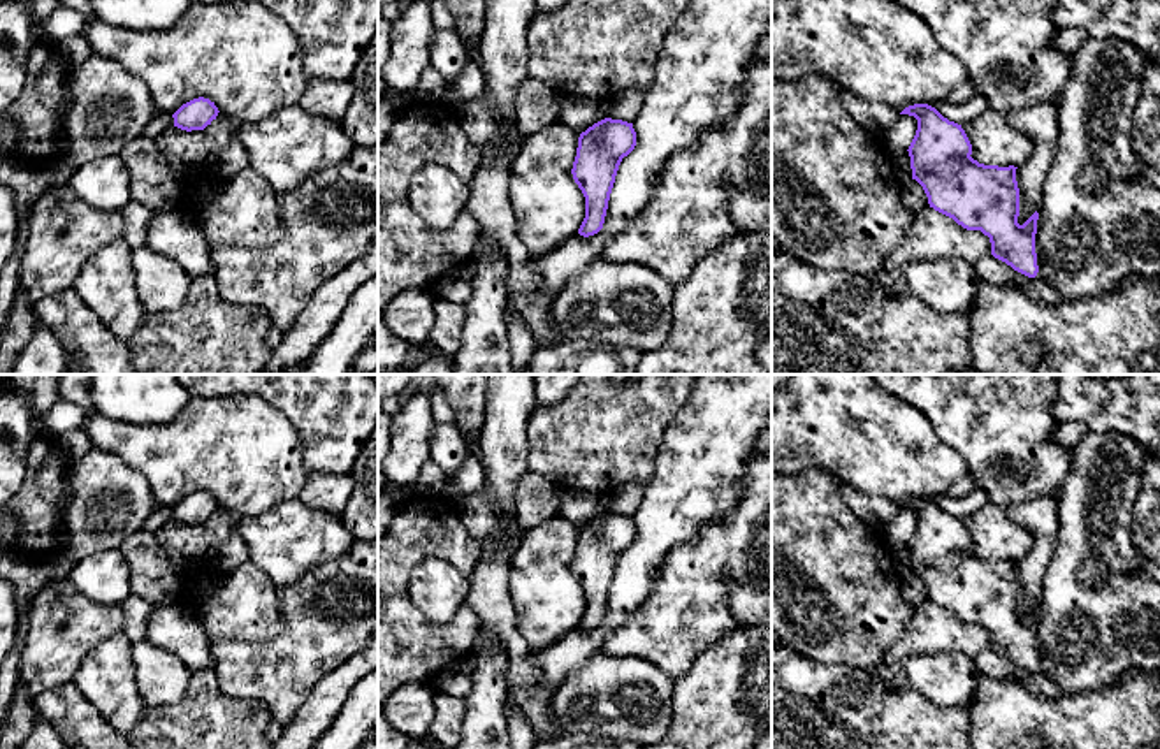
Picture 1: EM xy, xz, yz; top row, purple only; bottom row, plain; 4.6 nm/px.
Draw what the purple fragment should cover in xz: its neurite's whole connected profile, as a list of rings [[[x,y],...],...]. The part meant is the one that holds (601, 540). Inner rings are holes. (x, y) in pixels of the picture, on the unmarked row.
[[[605,512],[578,531],[573,573],[585,591],[585,612],[578,622],[584,631],[603,622],[619,559],[636,540],[633,517]]]

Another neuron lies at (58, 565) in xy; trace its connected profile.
[[[62,550],[62,552],[54,554],[53,557],[49,557],[46,561],[46,566],[49,570],[51,580],[62,580],[62,578],[69,577],[69,573],[74,568],[74,563]]]

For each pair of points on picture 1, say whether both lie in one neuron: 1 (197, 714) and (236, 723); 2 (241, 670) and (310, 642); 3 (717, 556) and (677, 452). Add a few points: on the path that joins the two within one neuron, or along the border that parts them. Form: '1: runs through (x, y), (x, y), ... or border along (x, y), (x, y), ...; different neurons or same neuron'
1: runs through (206, 723), (227, 723); same neuron
2: runs through (259, 670), (282, 670), (292, 660); same neuron
3: border along (739, 500), (672, 549); different neurons

